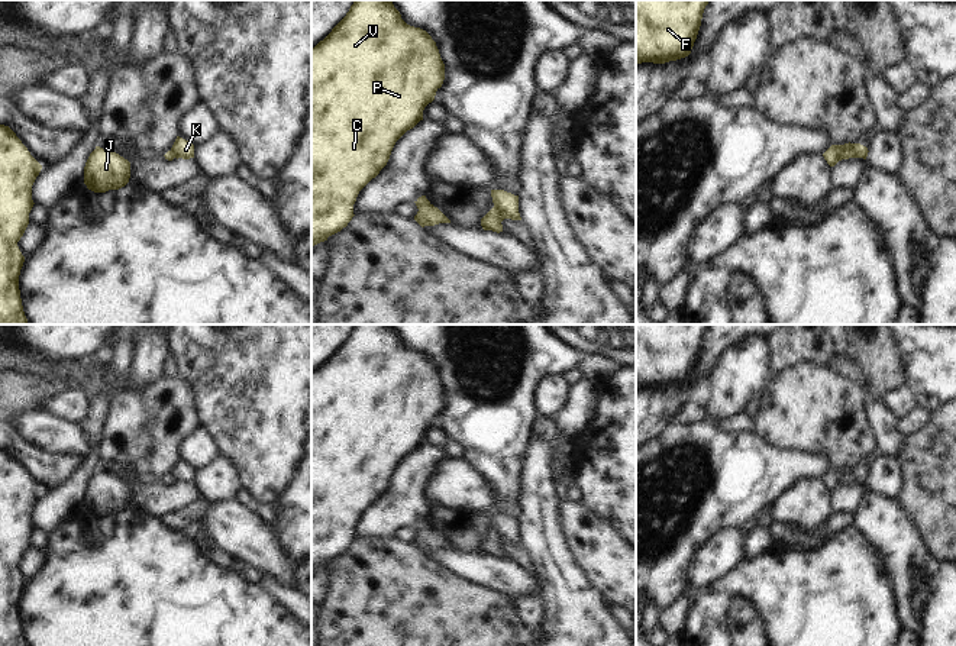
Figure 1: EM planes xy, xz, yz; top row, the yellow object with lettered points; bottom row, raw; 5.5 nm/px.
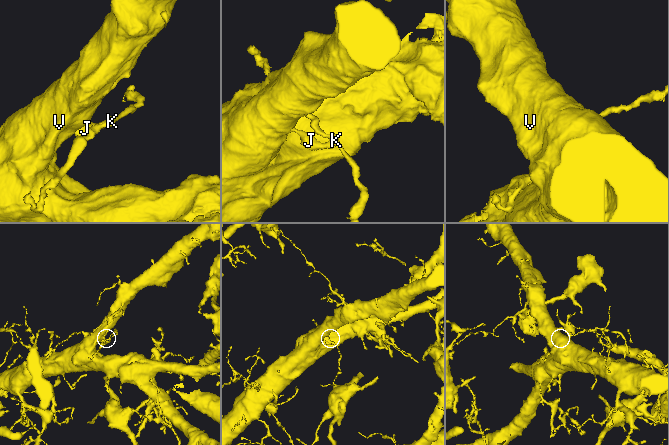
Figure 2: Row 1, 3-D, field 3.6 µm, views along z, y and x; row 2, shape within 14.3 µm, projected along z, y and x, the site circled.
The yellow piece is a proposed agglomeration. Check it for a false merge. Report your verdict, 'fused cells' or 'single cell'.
fused cells

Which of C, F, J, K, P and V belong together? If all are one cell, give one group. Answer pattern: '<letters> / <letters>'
C F J P V / K

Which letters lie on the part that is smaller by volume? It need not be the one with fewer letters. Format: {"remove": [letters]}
{"remove": ["K"]}

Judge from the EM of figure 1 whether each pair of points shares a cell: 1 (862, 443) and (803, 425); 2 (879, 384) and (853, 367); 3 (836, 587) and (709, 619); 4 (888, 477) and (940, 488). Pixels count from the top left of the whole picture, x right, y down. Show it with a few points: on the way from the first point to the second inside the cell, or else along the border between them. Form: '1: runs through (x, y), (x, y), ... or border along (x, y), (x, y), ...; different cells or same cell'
1: runs through (848, 438), (833, 425), (817, 425); same cell
2: border along (856, 359), (868, 386), (881, 397); different cells
3: runs through (803, 587), (736, 587); same cell
4: border along (897, 459), (903, 478), (898, 500); different cells

